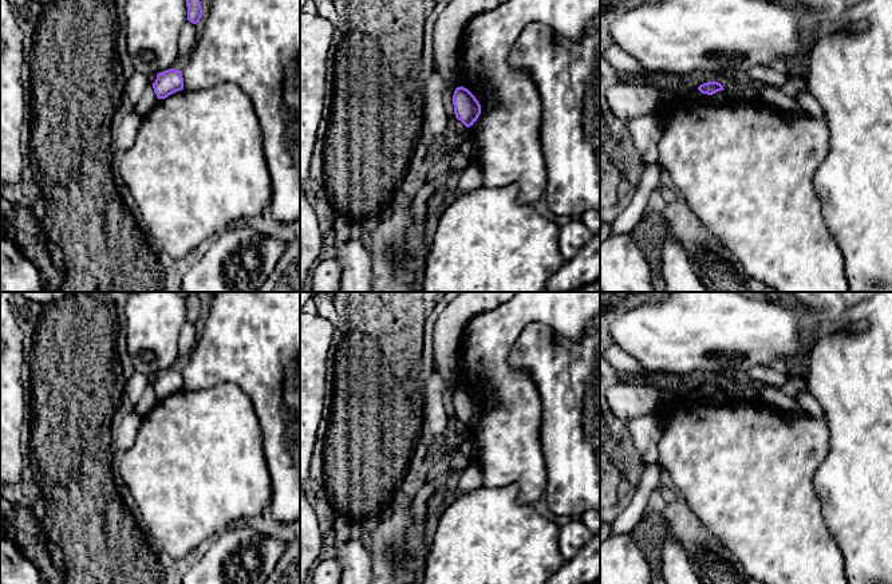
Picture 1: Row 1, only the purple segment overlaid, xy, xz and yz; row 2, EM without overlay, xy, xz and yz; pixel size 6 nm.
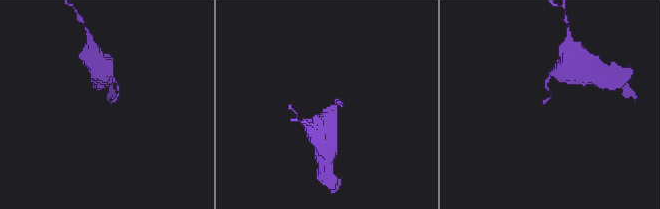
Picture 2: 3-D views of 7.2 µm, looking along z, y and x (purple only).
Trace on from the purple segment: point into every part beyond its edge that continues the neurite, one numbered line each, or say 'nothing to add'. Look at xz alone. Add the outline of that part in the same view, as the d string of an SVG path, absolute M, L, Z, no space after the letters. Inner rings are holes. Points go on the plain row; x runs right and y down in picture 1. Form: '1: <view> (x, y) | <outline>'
nothing to add

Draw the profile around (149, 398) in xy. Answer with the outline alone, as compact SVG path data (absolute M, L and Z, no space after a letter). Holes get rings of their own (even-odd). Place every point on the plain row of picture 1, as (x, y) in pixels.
M149 384L145 388L139 402L134 406L134 413L141 418L143 418L157 402L158 402L158 398L154 392L154 388L151 384Z

